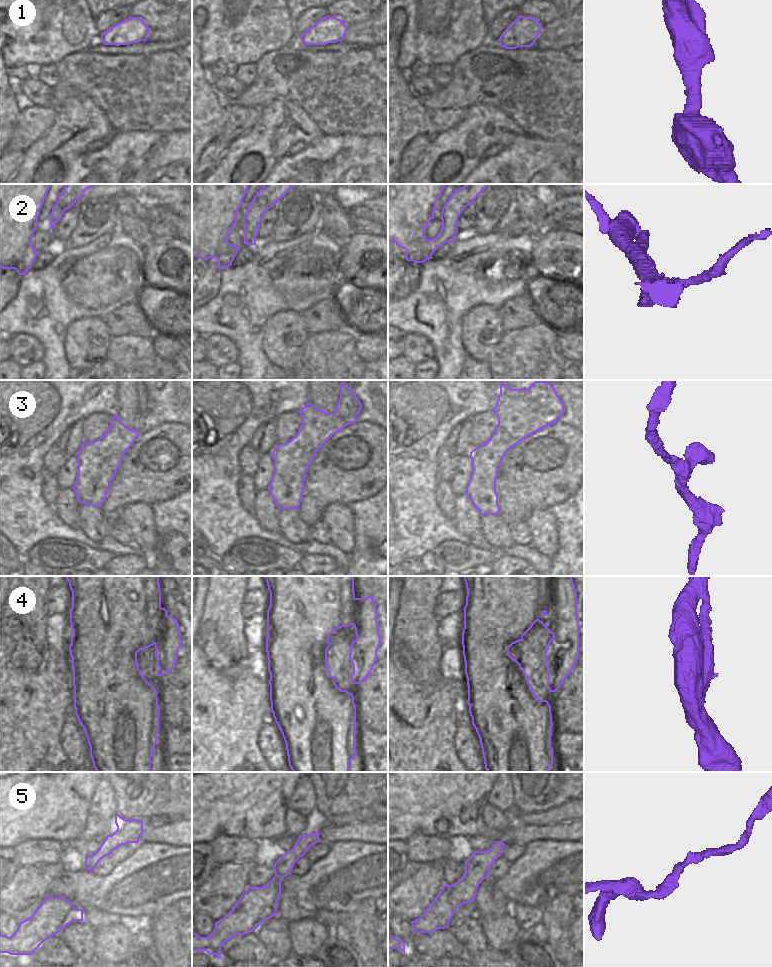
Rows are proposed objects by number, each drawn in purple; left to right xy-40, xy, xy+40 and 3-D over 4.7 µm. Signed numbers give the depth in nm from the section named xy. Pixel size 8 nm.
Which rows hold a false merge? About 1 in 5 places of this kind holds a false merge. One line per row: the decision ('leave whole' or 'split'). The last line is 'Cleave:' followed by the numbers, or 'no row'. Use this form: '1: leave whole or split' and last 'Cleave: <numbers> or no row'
1: leave whole
2: split
3: leave whole
4: leave whole
5: leave whole
Cleave: 2

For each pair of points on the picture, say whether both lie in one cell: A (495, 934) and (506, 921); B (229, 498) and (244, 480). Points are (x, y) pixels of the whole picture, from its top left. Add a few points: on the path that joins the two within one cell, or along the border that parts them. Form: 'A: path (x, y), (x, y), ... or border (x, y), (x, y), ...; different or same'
A: path (498, 931), (505, 924); same
B: border (241, 472), (238, 478), (238, 499), (246, 510); different

